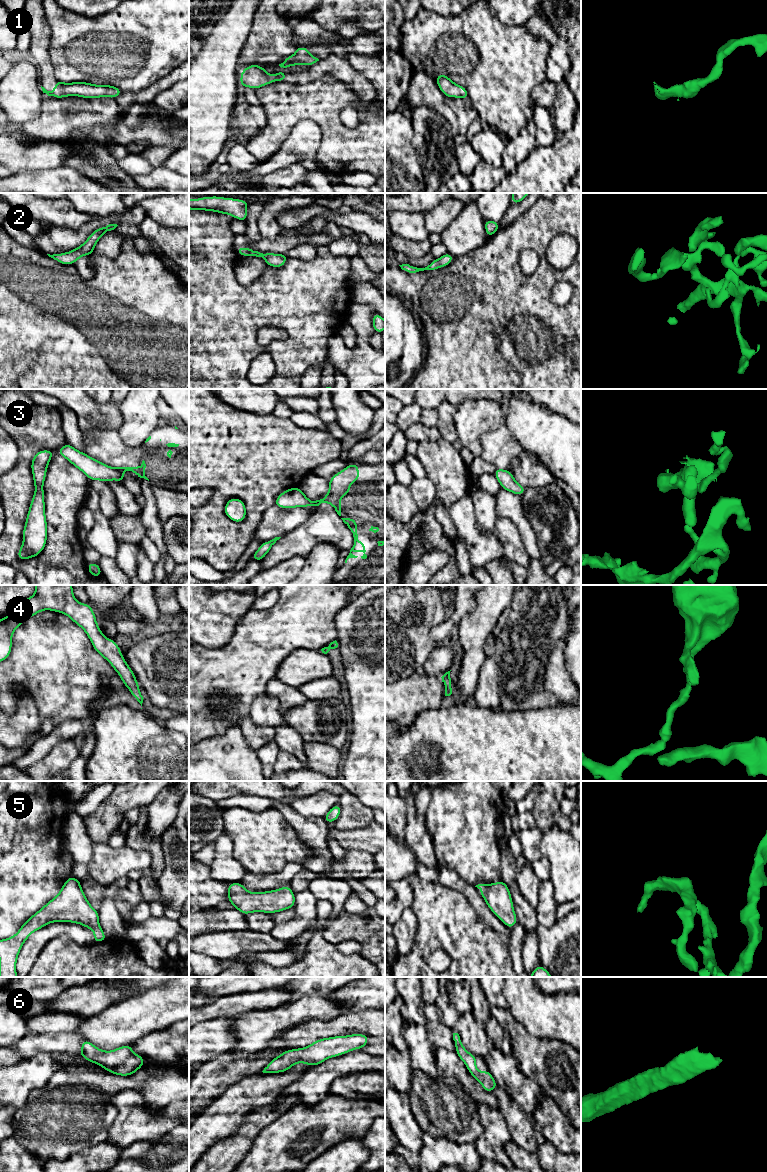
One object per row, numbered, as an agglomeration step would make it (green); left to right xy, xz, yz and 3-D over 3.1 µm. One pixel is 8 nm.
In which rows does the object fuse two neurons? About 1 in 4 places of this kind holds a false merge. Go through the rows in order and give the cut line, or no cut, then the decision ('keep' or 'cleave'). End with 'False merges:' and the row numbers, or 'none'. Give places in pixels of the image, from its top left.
1: cut none; keep
2: cut none; keep
3: cut xy (112, 468), (120, 471); cleave
4: cut none; keep
5: cut none; keep
6: cut none; keep
False merges: 3

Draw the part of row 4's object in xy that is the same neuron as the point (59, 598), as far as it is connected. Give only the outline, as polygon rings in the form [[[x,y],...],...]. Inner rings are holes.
[[[35,585],[35,588],[30,598],[25,599],[6,618],[0,618],[0,662],[9,657],[12,634],[26,619],[43,610],[63,613],[85,631],[95,651],[110,662],[131,695],[142,706],[144,698],[132,669],[124,660],[117,643],[102,634],[90,604],[80,603],[74,598],[72,585]]]

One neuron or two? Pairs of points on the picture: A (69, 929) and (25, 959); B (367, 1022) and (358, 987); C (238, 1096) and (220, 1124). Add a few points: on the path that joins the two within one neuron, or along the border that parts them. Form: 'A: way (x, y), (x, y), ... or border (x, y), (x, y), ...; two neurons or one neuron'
A: way (57, 929), (50, 931), (34, 947); one neuron
B: border (374, 1008), (349, 1011); two neurons
C: way (234, 1103), (222, 1117); one neuron

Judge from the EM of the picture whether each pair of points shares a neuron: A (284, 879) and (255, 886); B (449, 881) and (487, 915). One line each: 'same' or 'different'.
A: same
B: same

